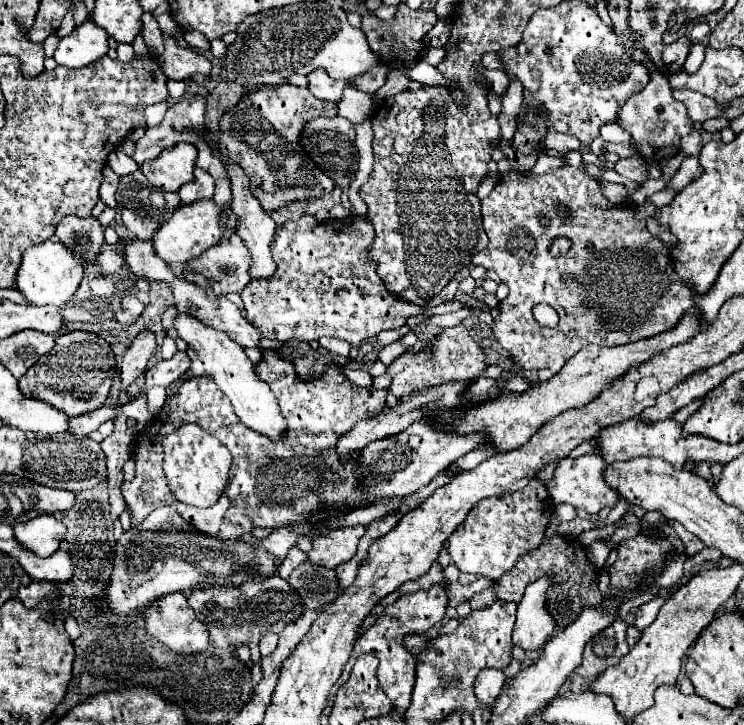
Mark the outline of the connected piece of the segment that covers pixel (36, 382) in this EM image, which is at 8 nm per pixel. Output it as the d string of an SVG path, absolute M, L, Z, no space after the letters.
M72 331L56 337L54 349L42 355L42 359L38 359L38 363L34 363L34 367L22 375L18 387L26 397L42 399L54 409L70 417L78 417L104 405L114 373L116 361L108 341L88 331Z

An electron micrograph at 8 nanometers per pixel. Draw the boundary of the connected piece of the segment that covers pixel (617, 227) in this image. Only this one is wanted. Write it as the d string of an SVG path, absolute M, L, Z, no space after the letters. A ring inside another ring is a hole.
M585 164L552 169L545 175L536 175L536 181L534 175L526 171L504 171L492 193L482 199L482 225L490 243L484 251L474 255L472 263L496 271L510 287L508 297L500 301L500 315L494 317L492 331L502 349L508 351L510 359L520 369L552 369L552 373L558 373L572 355L590 343L616 347L654 337L662 331L670 331L684 313L694 307L690 287L674 275L674 267L670 267L670 251L662 247L658 237L650 235L646 219L636 219L634 207L628 203L620 207L604 199L600 183L586 173ZM558 205L568 207L566 219L558 215ZM556 237L572 241L568 253L562 257L552 257L548 249ZM588 243L594 247L592 251L588 251ZM538 303L548 303L558 311L560 323L554 329L542 327L534 319L532 309Z

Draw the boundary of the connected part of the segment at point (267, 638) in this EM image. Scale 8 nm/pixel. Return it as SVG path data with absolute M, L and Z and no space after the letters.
M264 633L262 639L260 639L260 653L262 653L262 657L268 657L274 651L276 643L278 643L278 635L276 633Z

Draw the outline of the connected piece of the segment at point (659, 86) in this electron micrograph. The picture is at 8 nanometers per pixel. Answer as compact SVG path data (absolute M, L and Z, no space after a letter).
M654 71L650 75L650 83L624 103L618 119L618 125L622 125L632 135L632 141L640 157L654 163L660 163L662 159L670 159L672 155L676 155L680 149L668 147L680 147L680 139L692 131L692 121L686 113L686 107L672 97L668 79L660 71Z

